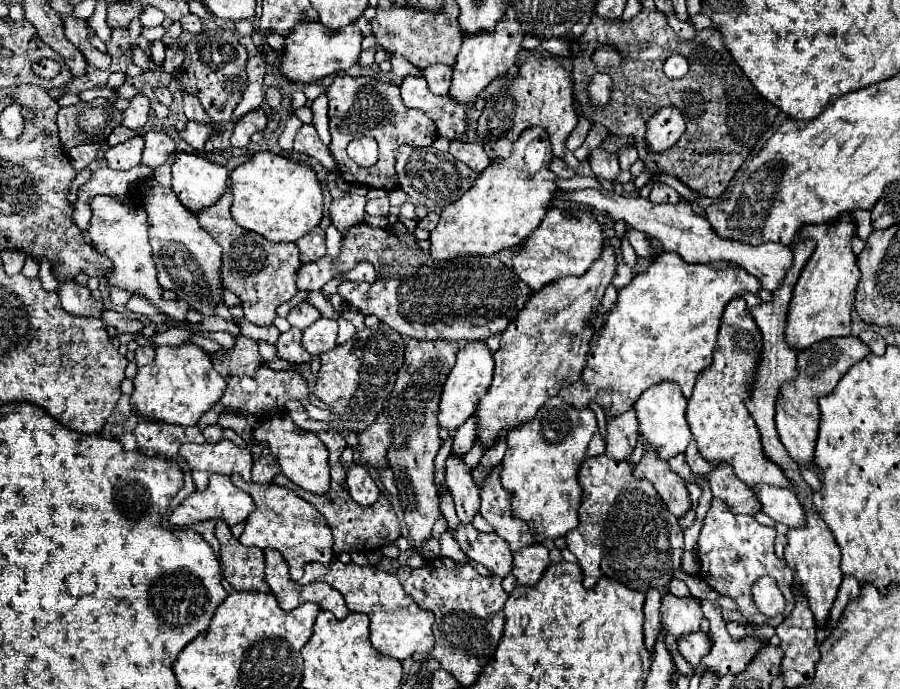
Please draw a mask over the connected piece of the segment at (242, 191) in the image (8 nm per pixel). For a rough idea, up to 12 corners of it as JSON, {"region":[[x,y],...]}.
{"region":[[259,151],[229,181],[235,223],[295,243],[323,217],[303,163]]}

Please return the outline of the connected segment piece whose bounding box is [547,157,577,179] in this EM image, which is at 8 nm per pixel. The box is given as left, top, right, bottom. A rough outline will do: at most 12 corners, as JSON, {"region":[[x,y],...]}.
{"region":[[563,159],[549,161],[549,167],[557,177],[575,177],[571,167]]}

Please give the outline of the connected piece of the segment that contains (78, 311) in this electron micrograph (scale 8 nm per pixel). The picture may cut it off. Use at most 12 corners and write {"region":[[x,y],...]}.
{"region":[[59,281],[63,309],[101,319],[105,307],[87,287]]}

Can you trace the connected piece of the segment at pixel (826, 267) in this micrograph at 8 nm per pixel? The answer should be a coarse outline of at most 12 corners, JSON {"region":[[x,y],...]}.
{"region":[[849,213],[805,225],[817,243],[793,289],[795,351],[851,335],[859,281]]}

